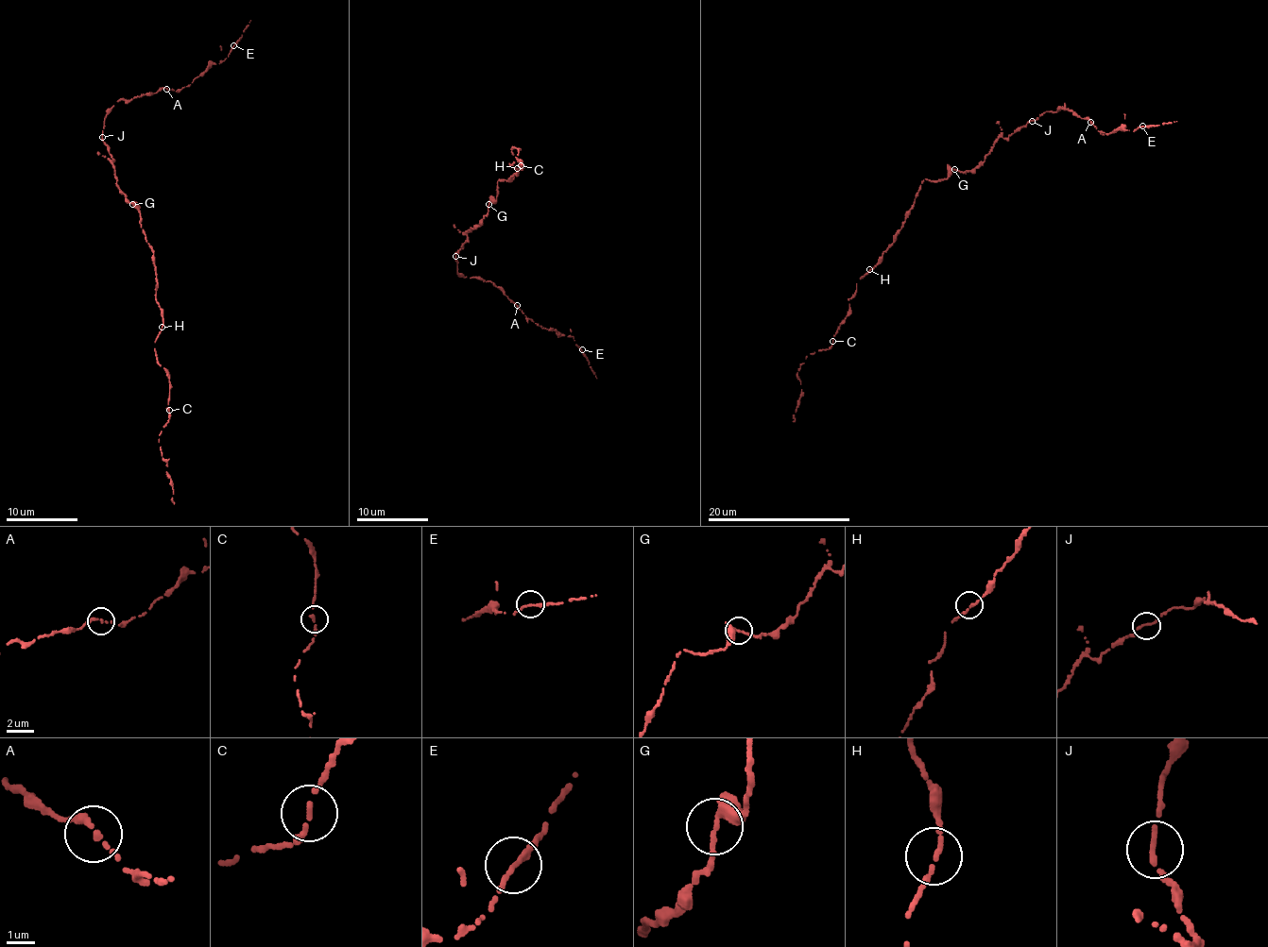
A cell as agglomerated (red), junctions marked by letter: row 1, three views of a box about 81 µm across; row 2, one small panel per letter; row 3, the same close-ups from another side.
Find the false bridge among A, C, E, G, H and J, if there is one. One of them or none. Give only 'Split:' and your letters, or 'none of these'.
Split: none of these

